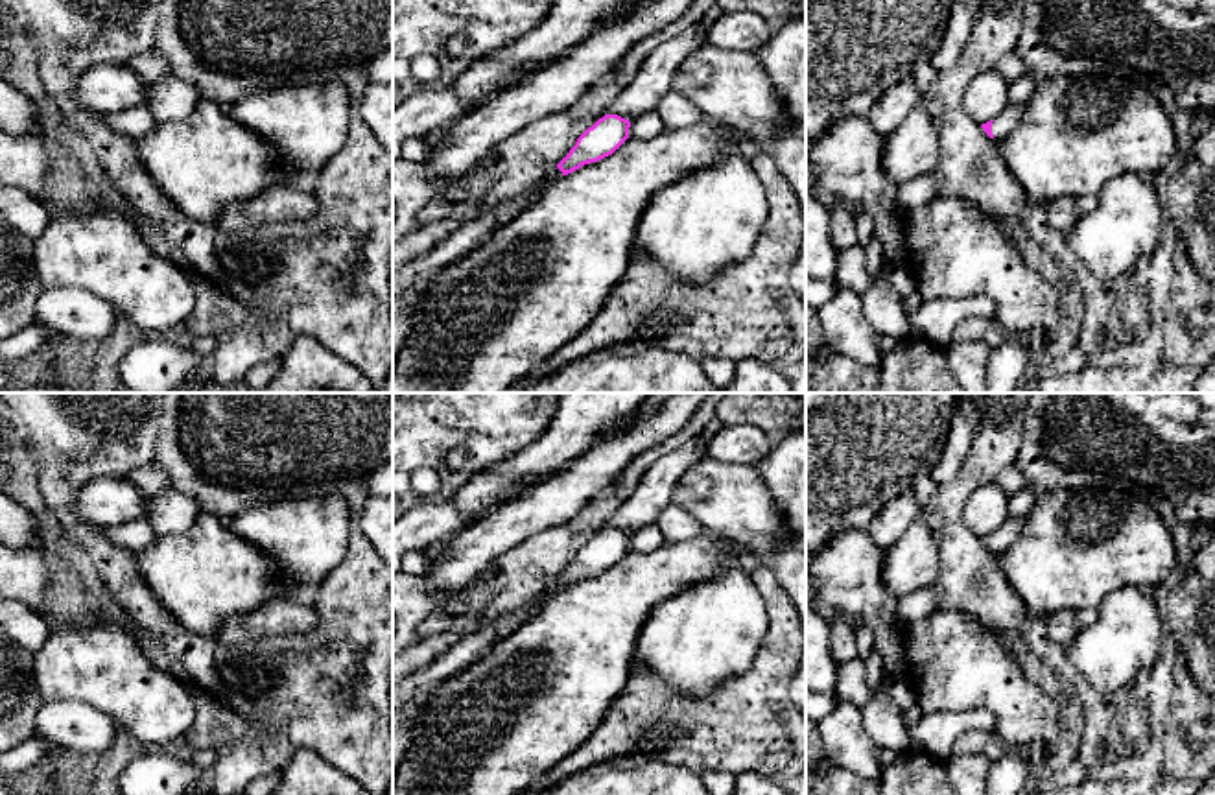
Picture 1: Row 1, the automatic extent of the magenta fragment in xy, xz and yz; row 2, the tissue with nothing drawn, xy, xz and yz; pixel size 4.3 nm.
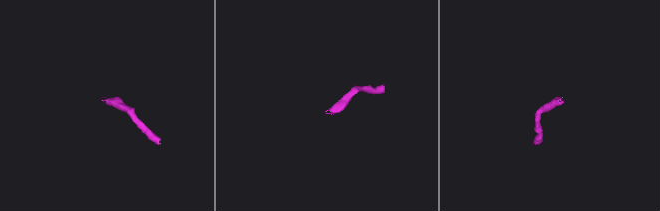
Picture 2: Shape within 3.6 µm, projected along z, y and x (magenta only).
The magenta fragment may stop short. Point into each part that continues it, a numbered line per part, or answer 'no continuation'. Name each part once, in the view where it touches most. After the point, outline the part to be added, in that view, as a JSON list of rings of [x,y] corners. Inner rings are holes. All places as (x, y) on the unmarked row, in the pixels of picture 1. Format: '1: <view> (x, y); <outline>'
1: yz (1007, 533); [[[1009,518],[999,529],[992,535],[994,553],[999,557],[1020,535],[1025,526],[1025,518]]]

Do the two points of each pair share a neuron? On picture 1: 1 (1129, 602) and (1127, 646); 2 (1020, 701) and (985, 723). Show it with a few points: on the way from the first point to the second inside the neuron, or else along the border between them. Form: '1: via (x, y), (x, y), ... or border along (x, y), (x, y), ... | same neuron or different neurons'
1: via (1129, 613), (1127, 635) | same neuron
2: border along (952, 711), (989, 711), (996, 731) | different neurons

